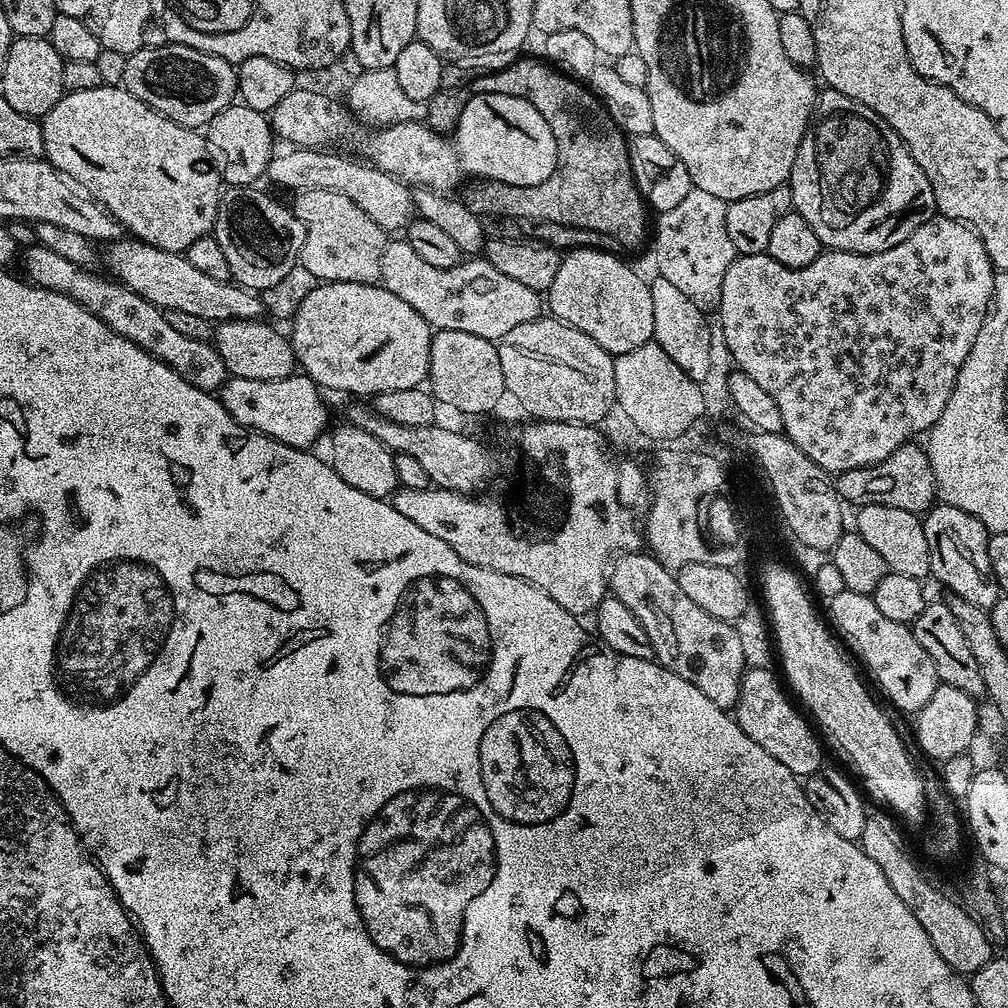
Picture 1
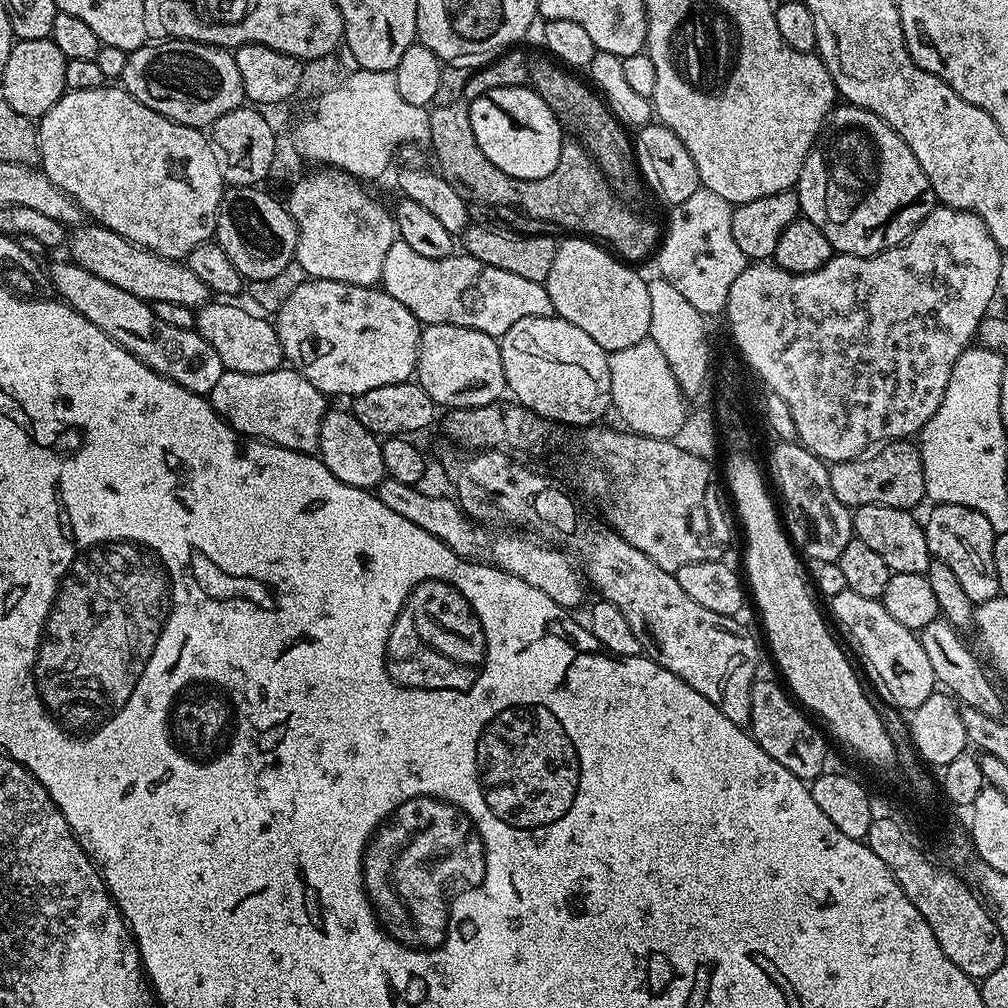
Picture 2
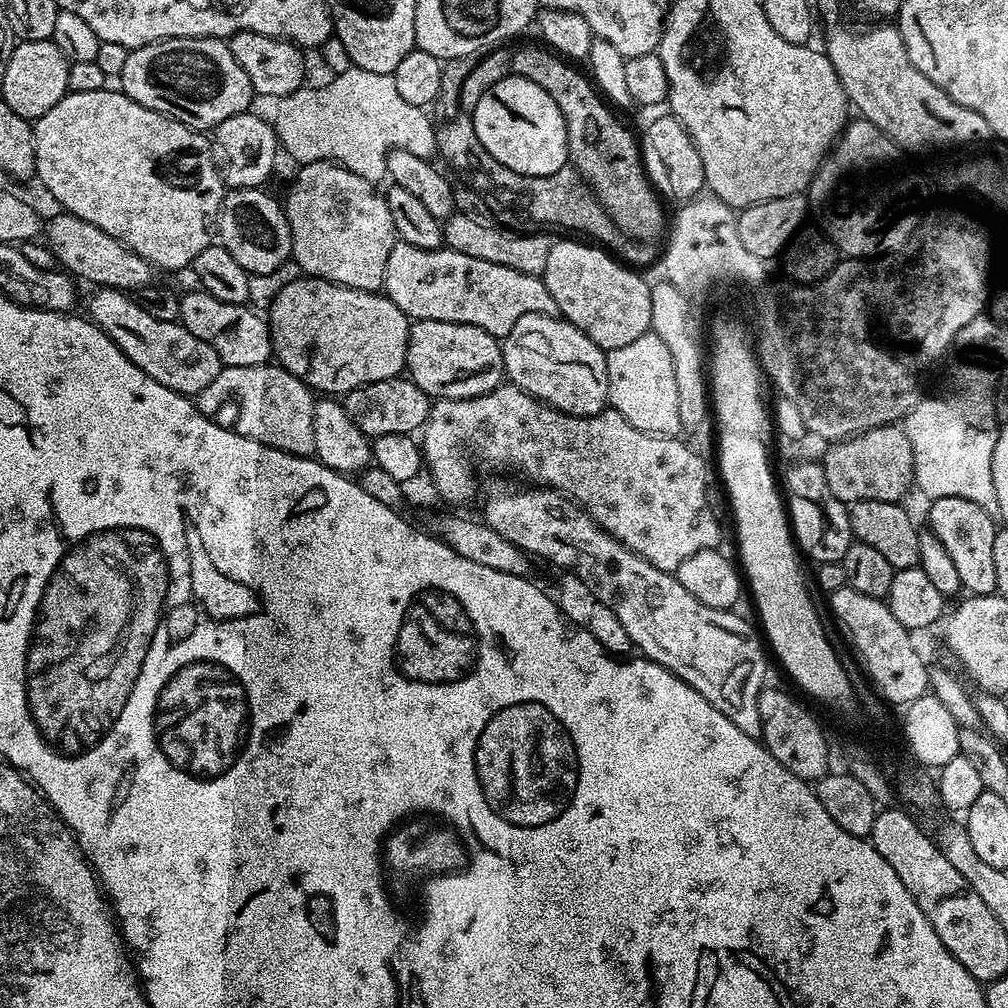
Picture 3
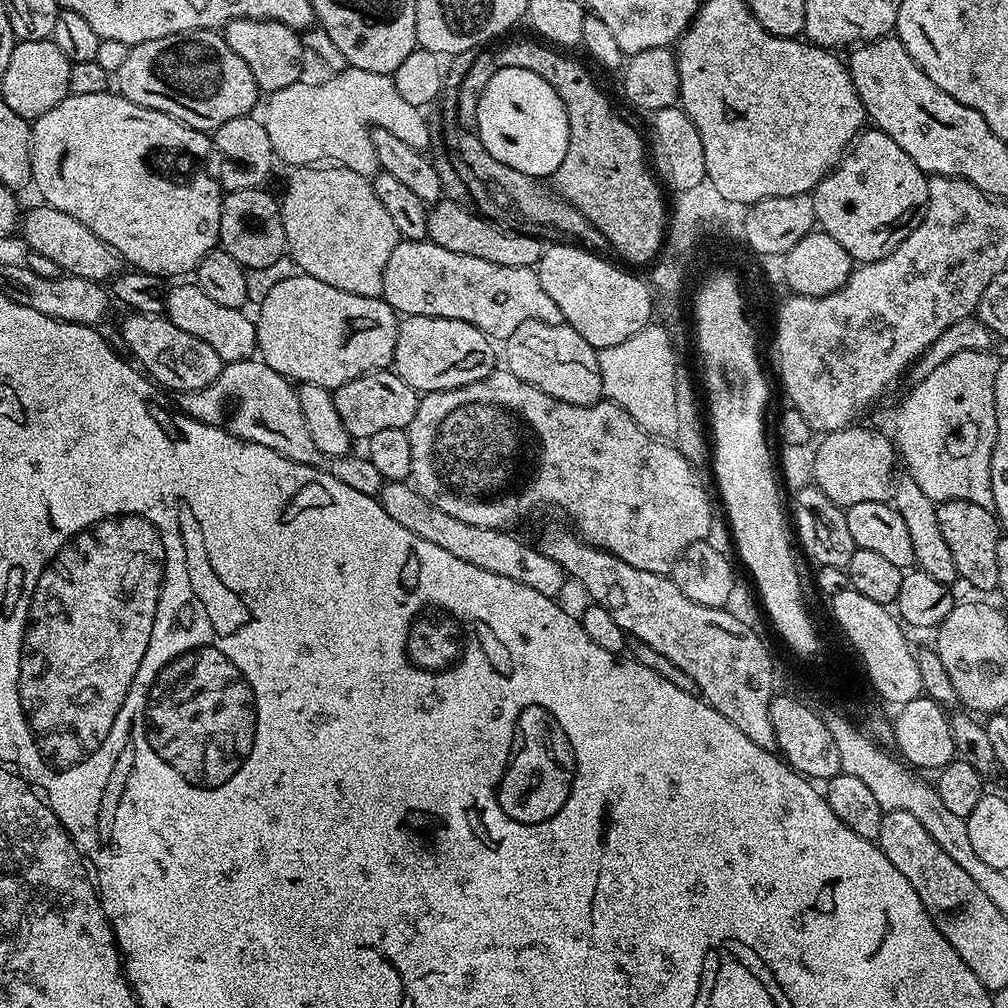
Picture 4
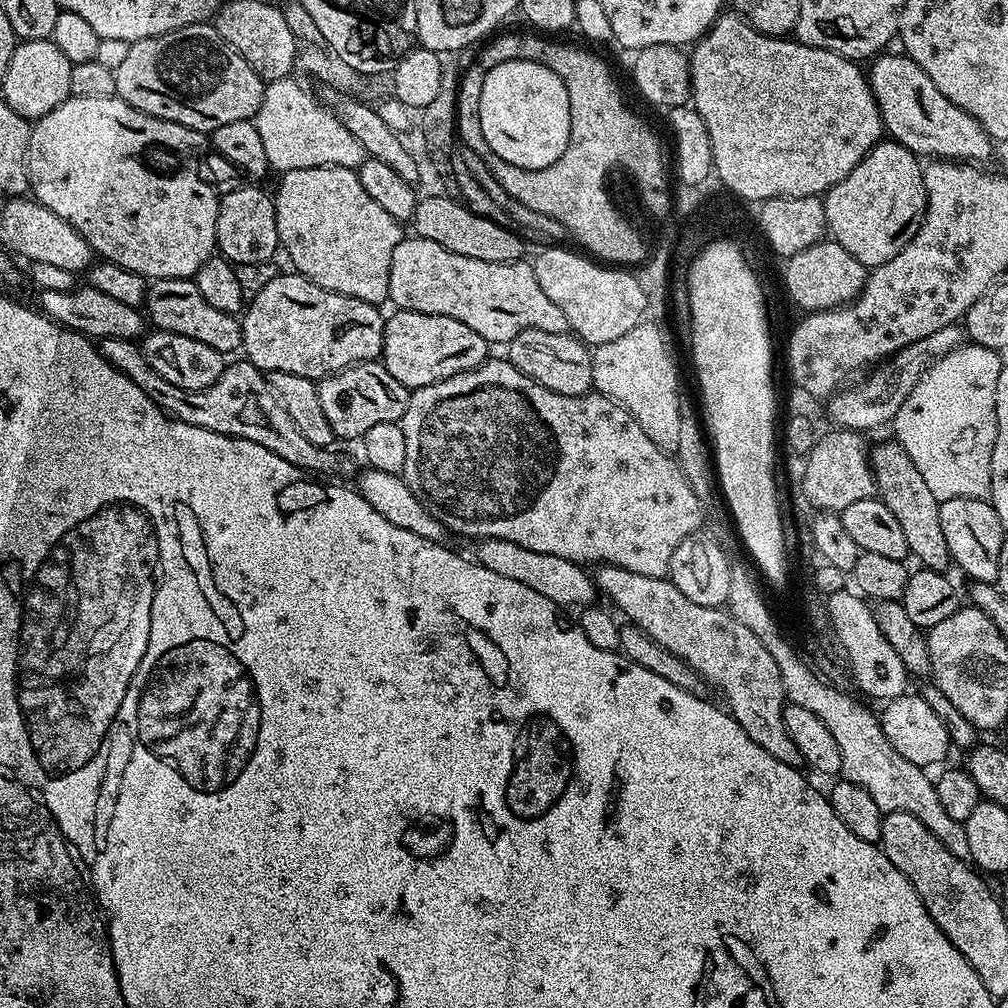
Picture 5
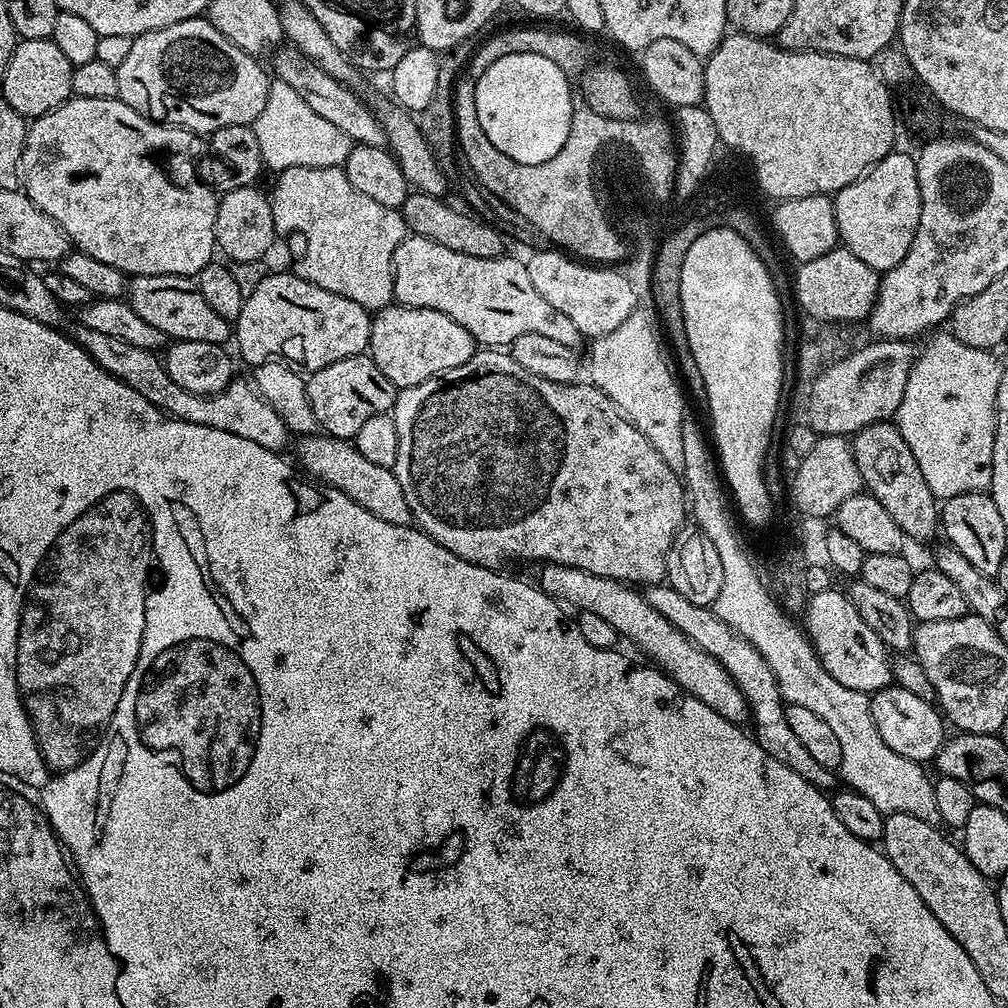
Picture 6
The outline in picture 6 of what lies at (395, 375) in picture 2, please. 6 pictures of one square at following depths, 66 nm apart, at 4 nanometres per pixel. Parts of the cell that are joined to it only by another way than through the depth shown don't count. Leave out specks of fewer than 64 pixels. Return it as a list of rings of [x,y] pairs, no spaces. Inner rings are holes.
[[[272,270],[266,278],[262,278],[262,282],[258,282],[254,294],[245,296],[242,310],[234,321],[234,344],[236,340],[240,356],[249,366],[264,364],[268,360],[282,360],[301,373],[311,374],[322,370],[322,366],[330,366],[330,362],[365,355],[368,352],[371,325],[369,309],[358,306],[358,302],[342,298],[342,294],[322,290],[322,286],[314,286],[298,278],[291,270]]]

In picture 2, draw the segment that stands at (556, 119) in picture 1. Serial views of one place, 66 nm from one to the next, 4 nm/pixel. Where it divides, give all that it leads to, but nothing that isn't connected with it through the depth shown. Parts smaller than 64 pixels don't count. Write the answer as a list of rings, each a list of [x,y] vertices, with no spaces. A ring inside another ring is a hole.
[[[565,141],[558,166],[539,181],[540,189],[519,189],[519,182],[512,184],[512,177],[508,180],[464,180],[464,184],[468,184],[468,192],[476,192],[476,196],[468,196],[465,201],[500,208],[504,200],[520,200],[520,192],[524,192],[524,196],[528,196],[520,208],[524,212],[532,208],[532,192],[540,192],[540,196],[536,196],[536,204],[540,204],[540,208],[536,208],[532,217],[552,223],[559,229],[578,230],[580,232],[577,233],[602,242],[608,240],[608,246],[628,264],[640,264],[657,251],[662,238],[661,227],[635,214],[613,194],[609,177],[579,143]]]

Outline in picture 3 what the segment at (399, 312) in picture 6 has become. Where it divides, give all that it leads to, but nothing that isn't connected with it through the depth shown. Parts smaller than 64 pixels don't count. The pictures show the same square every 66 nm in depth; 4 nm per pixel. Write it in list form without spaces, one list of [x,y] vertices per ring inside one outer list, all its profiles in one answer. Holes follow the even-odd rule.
[[[417,320],[408,329],[406,376],[428,397],[436,400],[481,396],[505,379],[501,341],[478,326]]]

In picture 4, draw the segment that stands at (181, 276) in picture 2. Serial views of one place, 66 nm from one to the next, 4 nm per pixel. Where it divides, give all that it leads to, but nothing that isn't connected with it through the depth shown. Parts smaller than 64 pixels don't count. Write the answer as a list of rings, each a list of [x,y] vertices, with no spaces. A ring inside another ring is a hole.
[[[39,206],[23,213],[18,225],[19,235],[24,235],[24,240],[29,249],[42,258],[50,258],[60,267],[61,273],[78,278],[90,278],[91,280],[107,281],[115,278],[122,271],[122,257],[112,248],[108,247],[94,230],[86,230],[78,218],[70,218],[70,214],[62,214],[62,210]]]

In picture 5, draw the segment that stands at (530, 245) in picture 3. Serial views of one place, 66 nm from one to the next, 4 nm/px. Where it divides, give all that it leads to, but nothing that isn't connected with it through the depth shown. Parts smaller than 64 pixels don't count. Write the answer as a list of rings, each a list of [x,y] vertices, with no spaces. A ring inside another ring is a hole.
[[[443,194],[437,196],[421,195],[416,201],[416,209],[410,221],[415,235],[423,240],[438,242],[438,246],[446,246],[454,254],[462,254],[466,258],[478,258],[478,262],[506,262],[513,264],[515,260],[524,260],[524,240],[519,231],[511,232],[503,228],[499,220],[472,213],[467,205],[459,199],[452,199]]]

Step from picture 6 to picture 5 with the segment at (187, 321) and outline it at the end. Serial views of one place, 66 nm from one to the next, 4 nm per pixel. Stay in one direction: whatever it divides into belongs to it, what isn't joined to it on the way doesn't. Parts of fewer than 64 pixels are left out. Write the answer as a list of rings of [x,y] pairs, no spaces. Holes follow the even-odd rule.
[[[192,278],[187,280],[152,280],[146,293],[146,316],[151,323],[153,320],[153,325],[157,329],[197,339],[198,342],[204,342],[223,354],[230,354],[235,348],[237,351],[244,343],[240,320],[231,312],[223,312],[210,306],[210,302],[206,302],[206,298],[202,298],[202,290],[198,290],[196,281]]]

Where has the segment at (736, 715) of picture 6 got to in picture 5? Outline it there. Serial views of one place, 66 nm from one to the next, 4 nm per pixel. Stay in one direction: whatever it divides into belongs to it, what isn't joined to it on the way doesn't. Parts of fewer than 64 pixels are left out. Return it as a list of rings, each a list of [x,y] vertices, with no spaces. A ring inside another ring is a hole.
[[[502,538],[477,539],[470,551],[471,559],[477,564],[486,566],[486,570],[494,570],[494,574],[502,574],[502,578],[511,578],[514,582],[522,582],[522,586],[530,586],[530,590],[538,590],[542,598],[550,598],[558,606],[576,604],[588,606],[598,596],[596,581],[588,576],[581,565],[573,560],[558,558],[554,554],[542,554],[538,550],[526,550],[526,546],[518,546],[518,542],[510,542]]]

